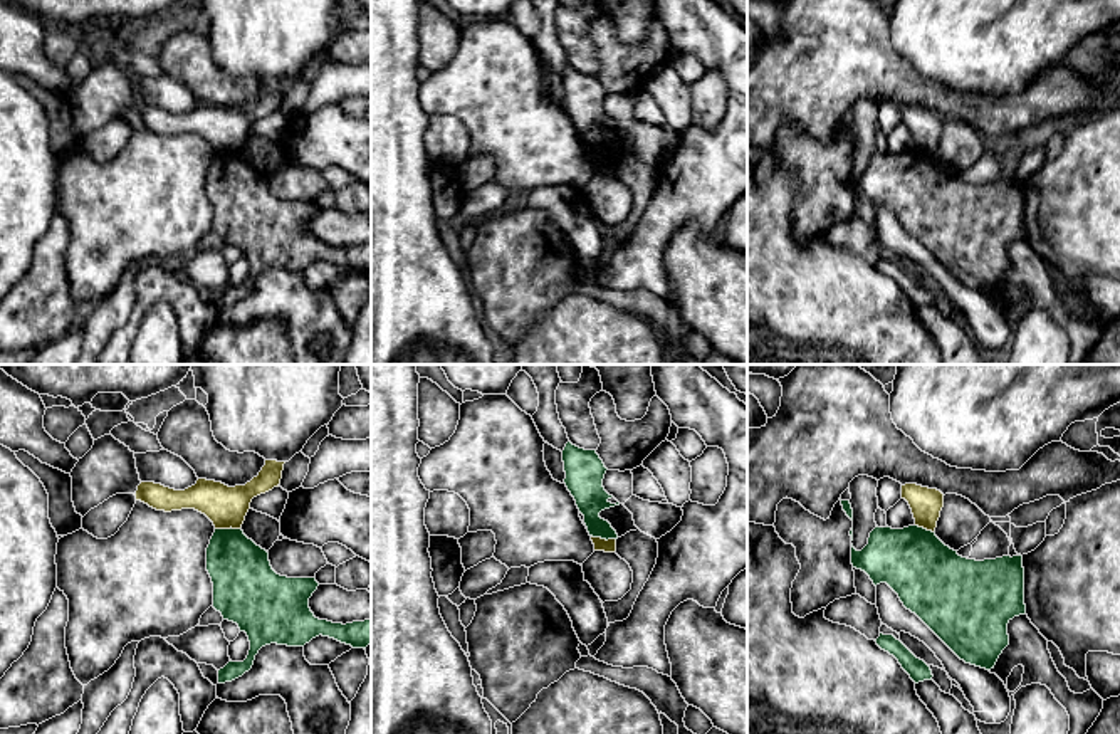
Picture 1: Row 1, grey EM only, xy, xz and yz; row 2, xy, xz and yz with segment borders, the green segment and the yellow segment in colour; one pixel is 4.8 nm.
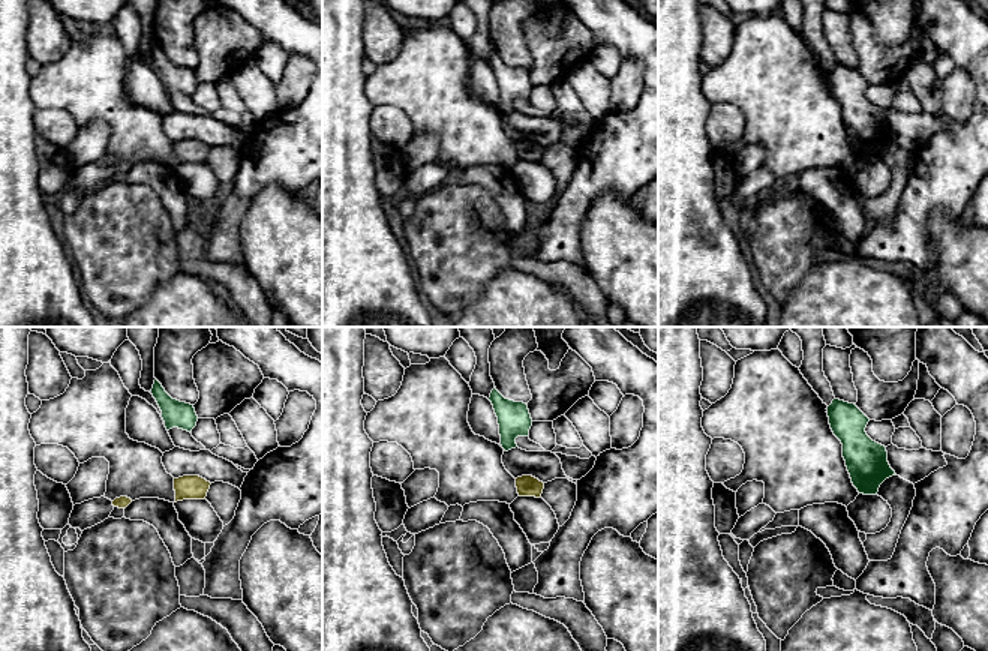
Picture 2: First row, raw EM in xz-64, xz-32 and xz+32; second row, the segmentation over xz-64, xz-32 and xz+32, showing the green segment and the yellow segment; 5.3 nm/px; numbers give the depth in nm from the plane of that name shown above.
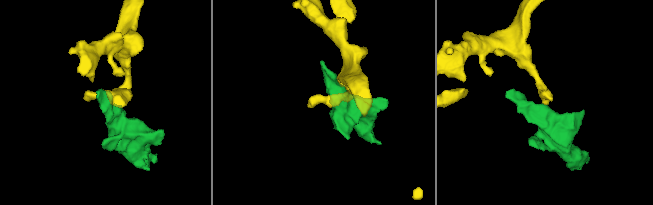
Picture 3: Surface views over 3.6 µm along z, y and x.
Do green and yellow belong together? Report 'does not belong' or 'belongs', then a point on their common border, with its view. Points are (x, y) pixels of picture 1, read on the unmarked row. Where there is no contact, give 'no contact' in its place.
does not belong; contact xy (227, 153)

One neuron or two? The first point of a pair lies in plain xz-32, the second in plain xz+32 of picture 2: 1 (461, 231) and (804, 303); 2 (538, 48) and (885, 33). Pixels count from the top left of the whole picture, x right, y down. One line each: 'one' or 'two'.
1: two
2: two

